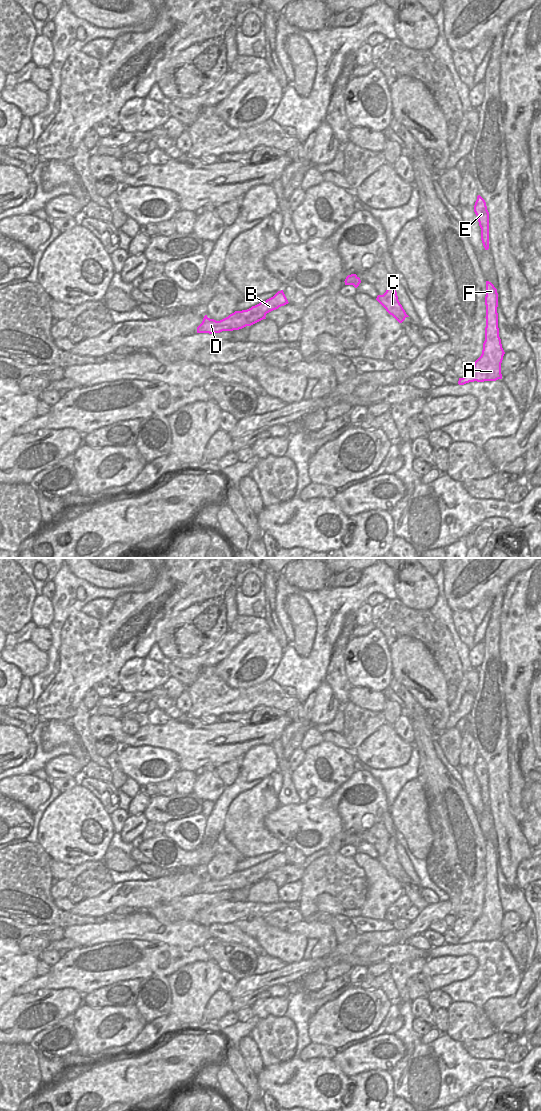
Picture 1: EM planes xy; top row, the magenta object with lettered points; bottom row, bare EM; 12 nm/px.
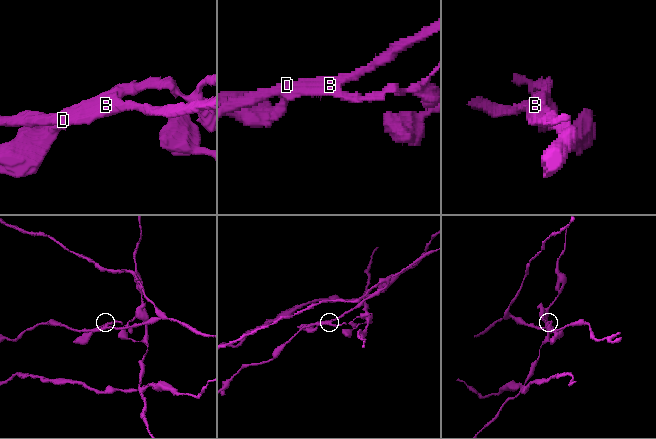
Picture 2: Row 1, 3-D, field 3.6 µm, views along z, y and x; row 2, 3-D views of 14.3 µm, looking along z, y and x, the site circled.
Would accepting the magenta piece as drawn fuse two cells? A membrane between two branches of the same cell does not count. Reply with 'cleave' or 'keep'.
cleave

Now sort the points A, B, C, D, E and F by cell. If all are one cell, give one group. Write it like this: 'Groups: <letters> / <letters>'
Groups: A C E F / B D.

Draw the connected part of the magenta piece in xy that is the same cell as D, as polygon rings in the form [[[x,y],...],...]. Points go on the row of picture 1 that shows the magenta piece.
[[[283,295],[280,299],[271,299],[253,307],[251,310],[235,311],[228,317],[216,321],[204,316],[202,323],[197,327],[197,333],[220,333],[222,331],[239,330],[246,326],[251,326],[263,319],[266,314],[288,304],[288,300]]]

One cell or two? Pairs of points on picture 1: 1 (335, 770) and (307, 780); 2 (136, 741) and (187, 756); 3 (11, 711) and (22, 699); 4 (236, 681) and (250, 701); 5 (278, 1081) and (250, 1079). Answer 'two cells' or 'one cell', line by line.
1: one cell
2: one cell
3: two cells
4: two cells
5: two cells

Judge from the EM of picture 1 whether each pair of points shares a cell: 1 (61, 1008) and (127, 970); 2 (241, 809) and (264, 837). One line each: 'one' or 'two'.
1: two
2: one

